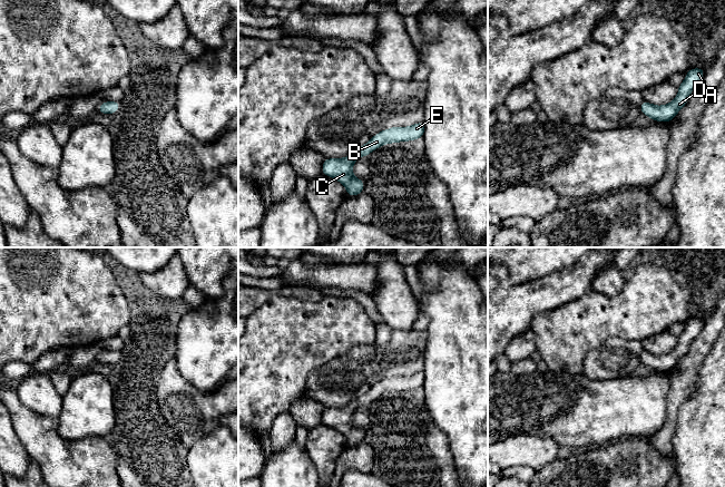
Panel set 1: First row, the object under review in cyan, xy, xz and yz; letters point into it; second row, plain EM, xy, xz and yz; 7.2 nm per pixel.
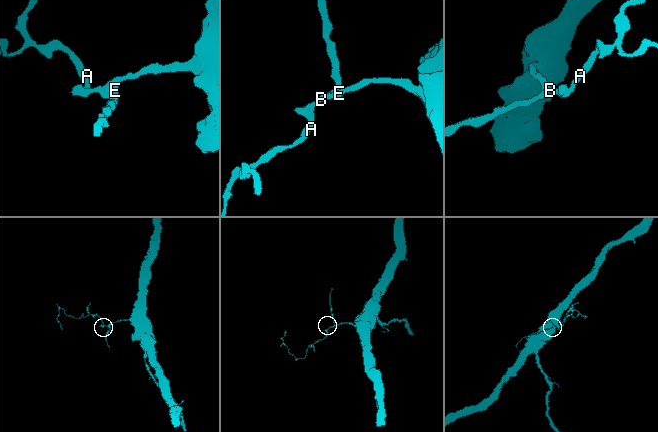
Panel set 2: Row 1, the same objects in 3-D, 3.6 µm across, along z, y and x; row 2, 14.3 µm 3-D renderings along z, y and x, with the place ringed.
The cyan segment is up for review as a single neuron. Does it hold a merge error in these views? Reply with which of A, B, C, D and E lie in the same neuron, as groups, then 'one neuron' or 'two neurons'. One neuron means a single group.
groups A B C D E; one neuron

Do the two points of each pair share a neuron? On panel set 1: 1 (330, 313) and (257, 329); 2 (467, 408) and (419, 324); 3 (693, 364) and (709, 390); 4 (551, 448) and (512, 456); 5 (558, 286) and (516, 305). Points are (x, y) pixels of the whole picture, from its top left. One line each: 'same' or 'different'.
1: same
2: different
3: different
4: same
5: same

